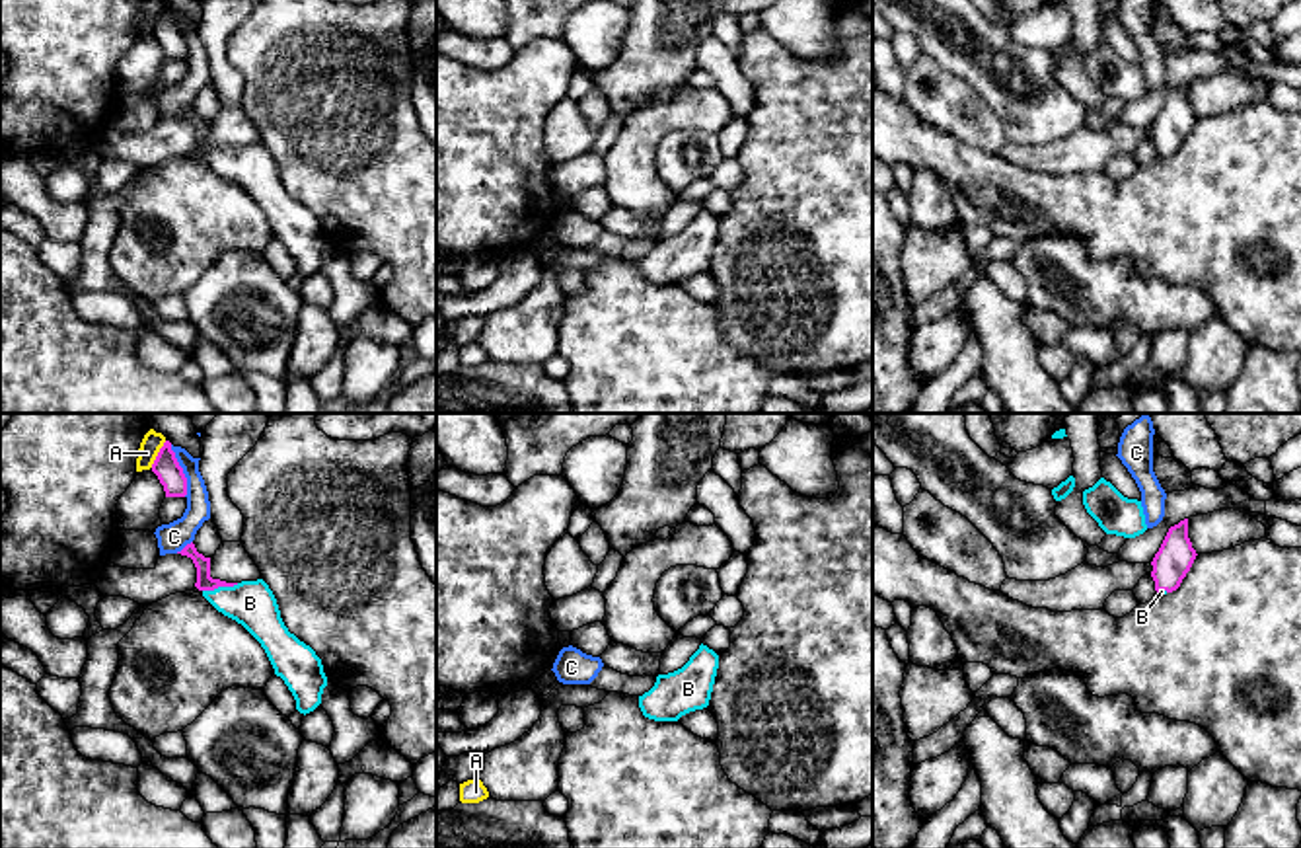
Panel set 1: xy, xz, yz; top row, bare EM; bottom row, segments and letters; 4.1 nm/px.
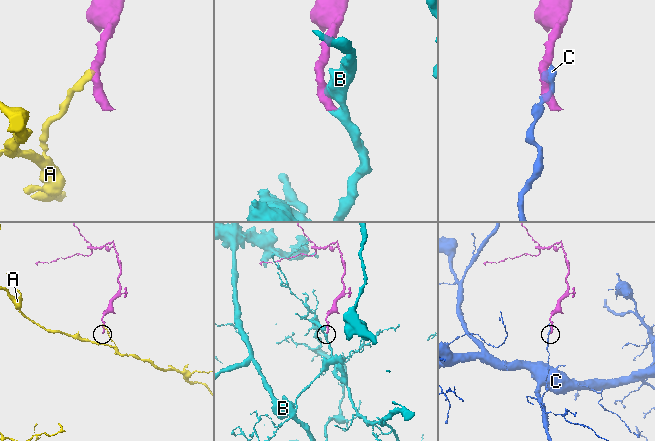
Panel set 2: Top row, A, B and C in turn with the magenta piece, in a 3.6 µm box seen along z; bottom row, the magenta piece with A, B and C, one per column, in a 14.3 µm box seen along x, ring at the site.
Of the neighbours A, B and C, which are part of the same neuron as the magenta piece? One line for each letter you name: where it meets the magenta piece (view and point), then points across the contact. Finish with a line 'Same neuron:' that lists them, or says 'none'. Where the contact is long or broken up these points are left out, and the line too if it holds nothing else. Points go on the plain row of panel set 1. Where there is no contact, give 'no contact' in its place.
B: meets magenta in xy at (221, 149); runs through xy (205, 145), (221, 149), (236, 164), (250, 166)
Same neuron: B

